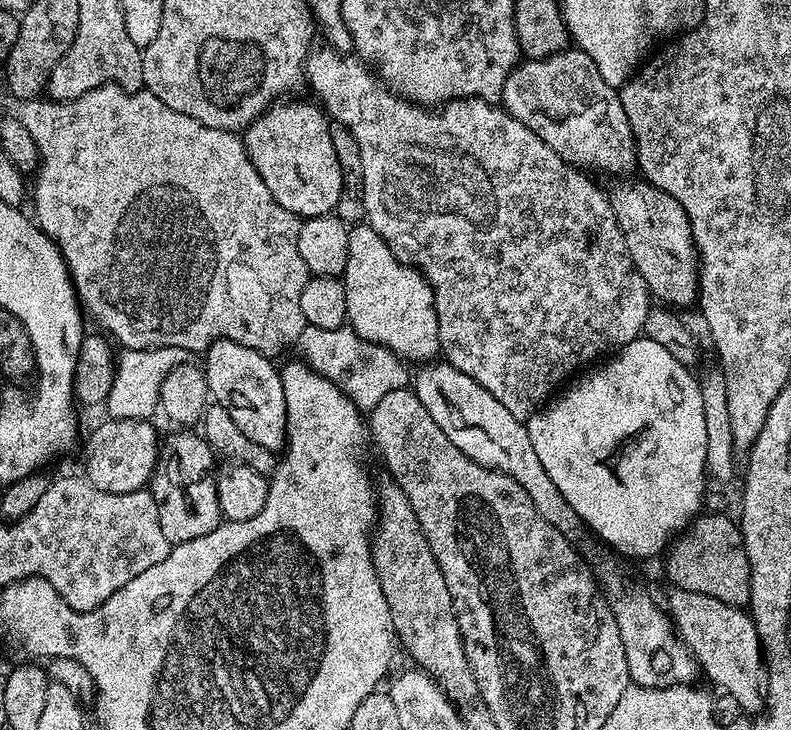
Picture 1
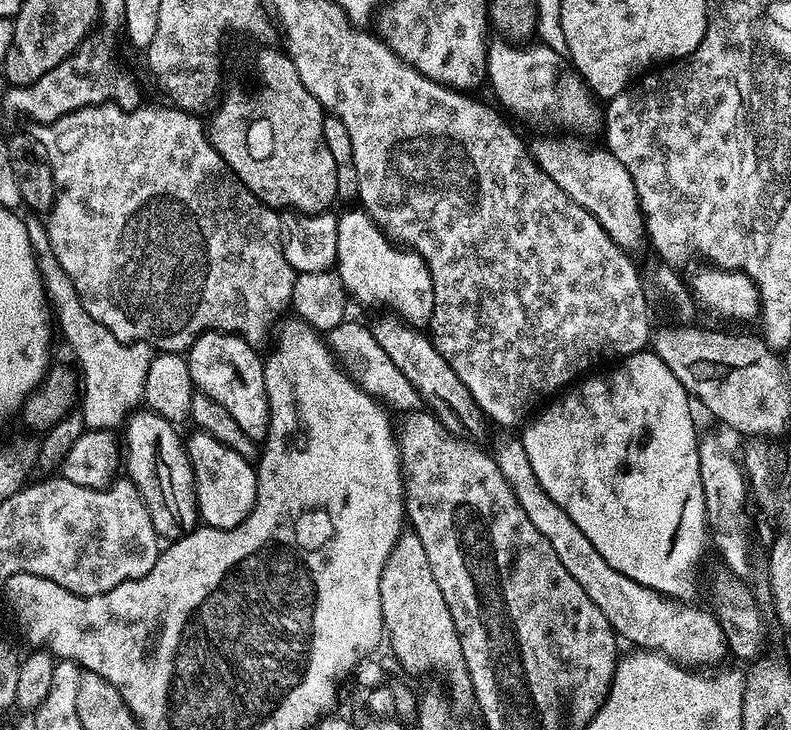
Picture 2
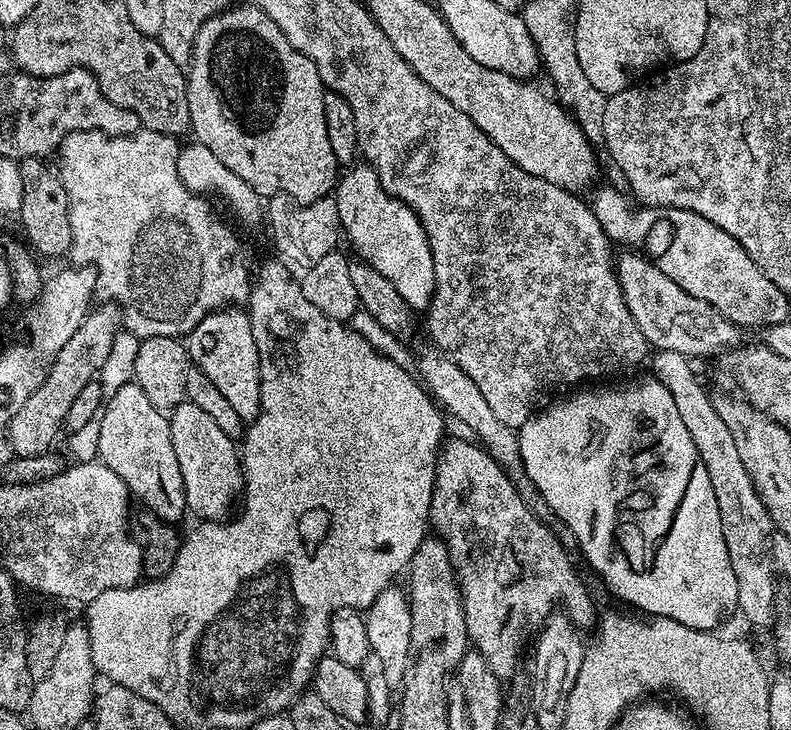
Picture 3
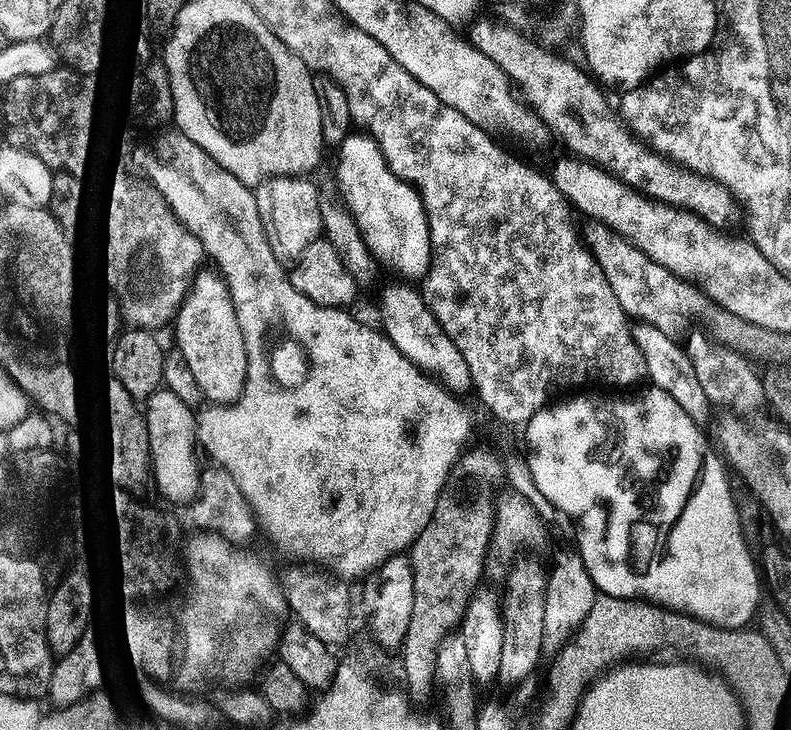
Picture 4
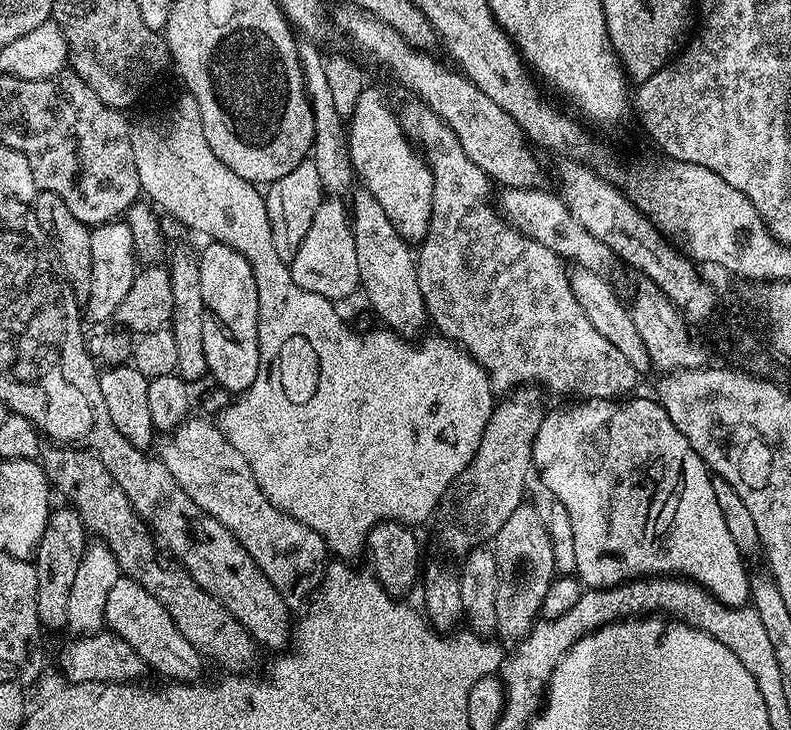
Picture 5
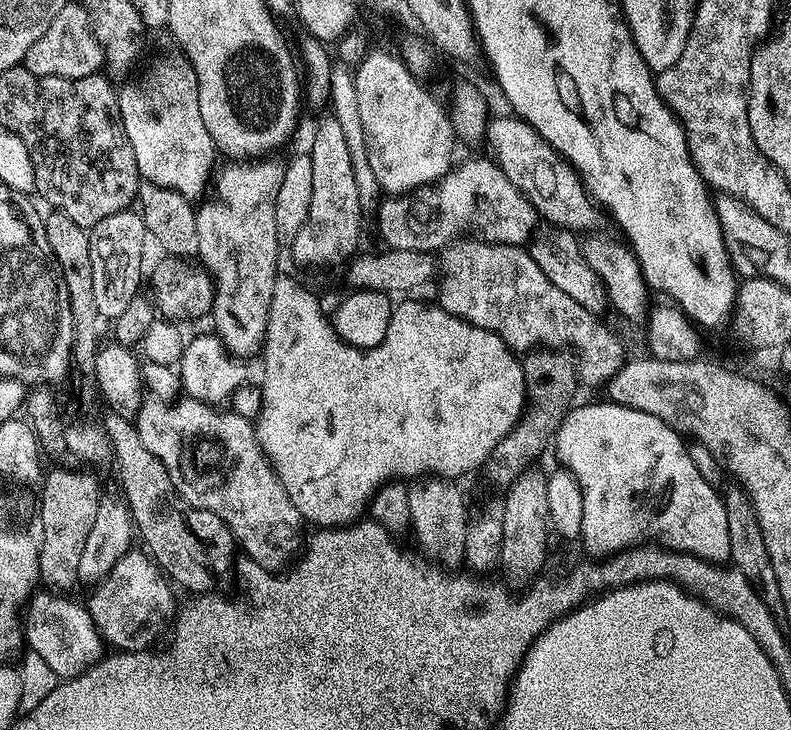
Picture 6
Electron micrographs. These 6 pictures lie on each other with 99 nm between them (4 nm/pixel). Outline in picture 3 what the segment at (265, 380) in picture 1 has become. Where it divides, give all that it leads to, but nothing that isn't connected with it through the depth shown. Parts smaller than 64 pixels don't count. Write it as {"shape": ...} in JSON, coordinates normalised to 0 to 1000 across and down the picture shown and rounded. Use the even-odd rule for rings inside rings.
{"shape":[[[293,419],[267,427],[238,456],[235,475],[239,495],[276,529],[287,549],[301,562],[306,575],[322,575],[329,564],[329,497],[312,426]]]}

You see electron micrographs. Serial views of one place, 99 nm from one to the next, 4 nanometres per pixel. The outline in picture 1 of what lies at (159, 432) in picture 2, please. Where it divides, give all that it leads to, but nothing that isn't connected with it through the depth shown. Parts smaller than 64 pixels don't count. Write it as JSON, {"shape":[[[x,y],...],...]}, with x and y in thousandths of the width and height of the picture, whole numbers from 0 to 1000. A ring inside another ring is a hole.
{"shape":[[[243,589],[223,592],[211,608],[209,604],[190,663],[192,681],[200,693],[200,721],[205,721],[205,732],[210,732],[217,748],[255,737],[255,732],[265,732],[265,726],[281,715],[272,656],[267,651],[253,652],[238,663],[233,653],[238,636],[263,636],[268,627],[272,629],[272,619],[254,593]]]}

